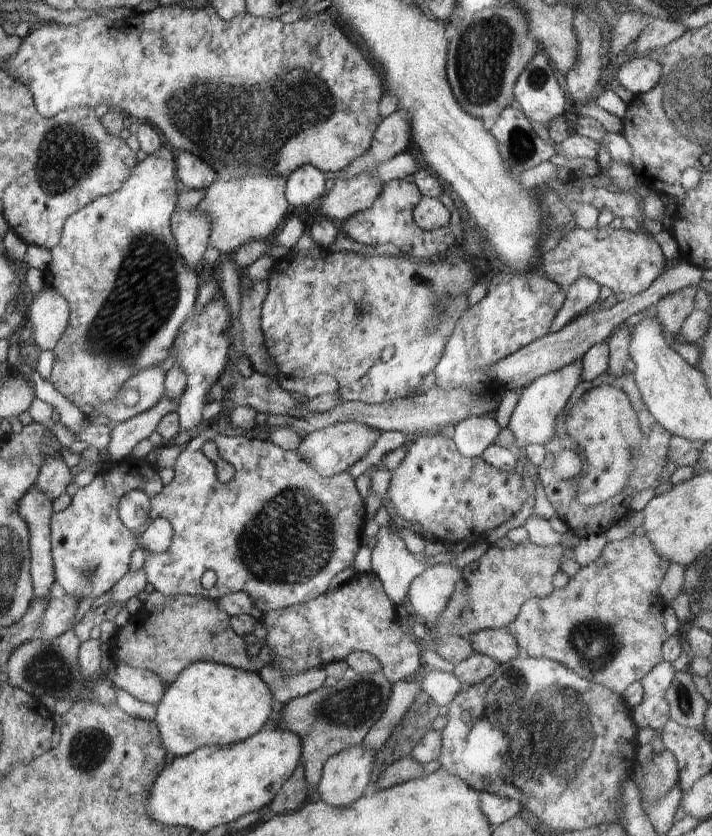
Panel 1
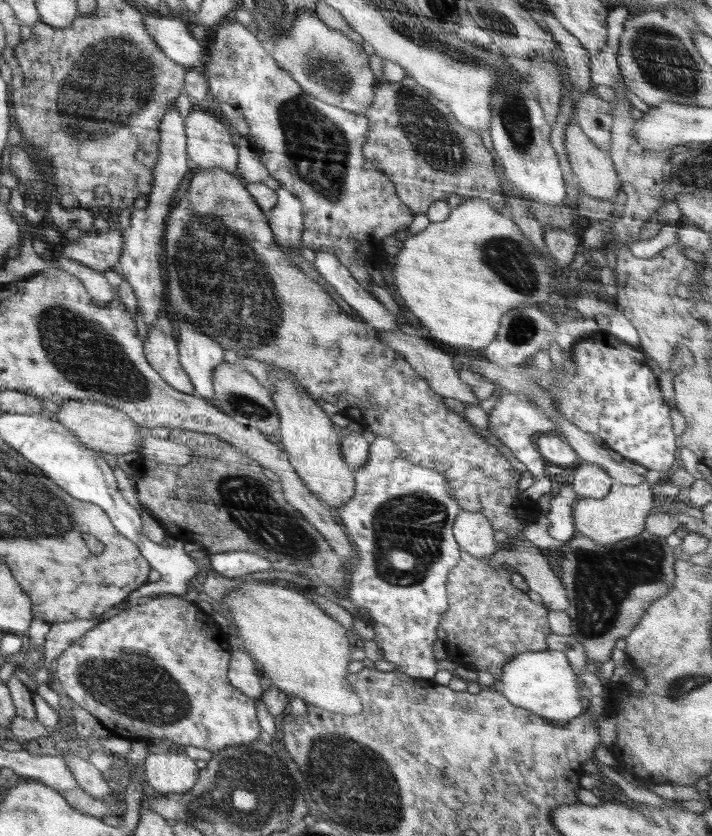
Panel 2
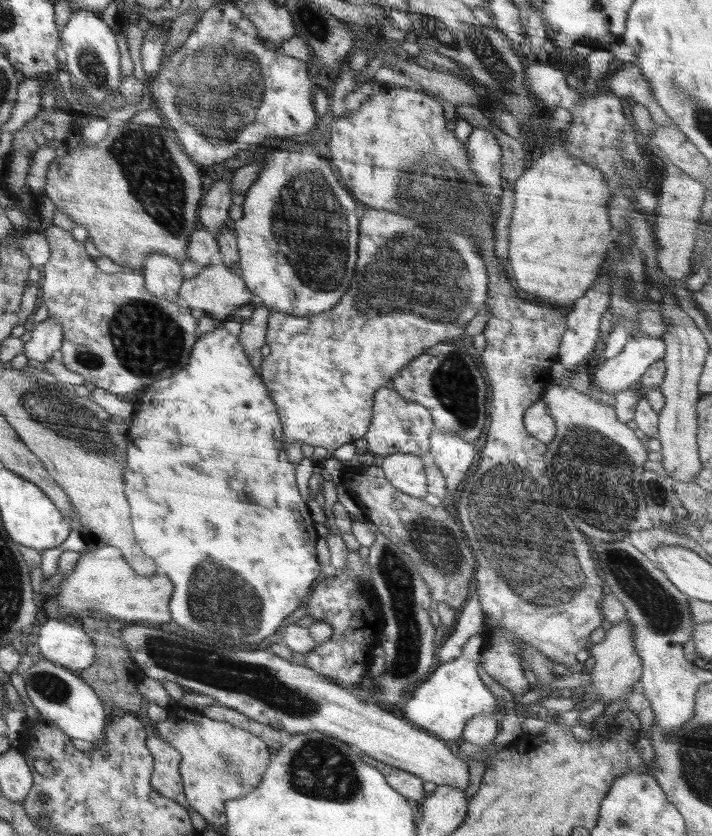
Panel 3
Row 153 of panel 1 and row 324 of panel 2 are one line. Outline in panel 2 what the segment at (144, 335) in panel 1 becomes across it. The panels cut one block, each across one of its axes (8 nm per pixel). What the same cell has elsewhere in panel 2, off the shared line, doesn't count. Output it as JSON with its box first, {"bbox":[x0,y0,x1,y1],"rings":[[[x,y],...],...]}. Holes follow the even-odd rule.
{"bbox":[145,308,194,395],"rings":[[[162,308],[156,324],[148,327],[145,342],[146,360],[176,390],[194,395],[194,386],[179,362],[179,350],[173,336],[172,321]]]}

